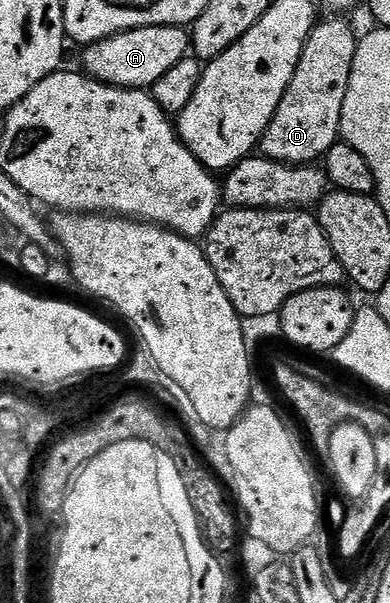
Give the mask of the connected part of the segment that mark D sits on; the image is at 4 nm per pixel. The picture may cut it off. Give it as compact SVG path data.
M347 18L320 19L303 45L293 82L273 114L273 122L263 135L258 151L269 160L282 164L310 164L322 161L328 150L340 139L341 106L345 106L345 90L349 90L349 74L359 45Z

